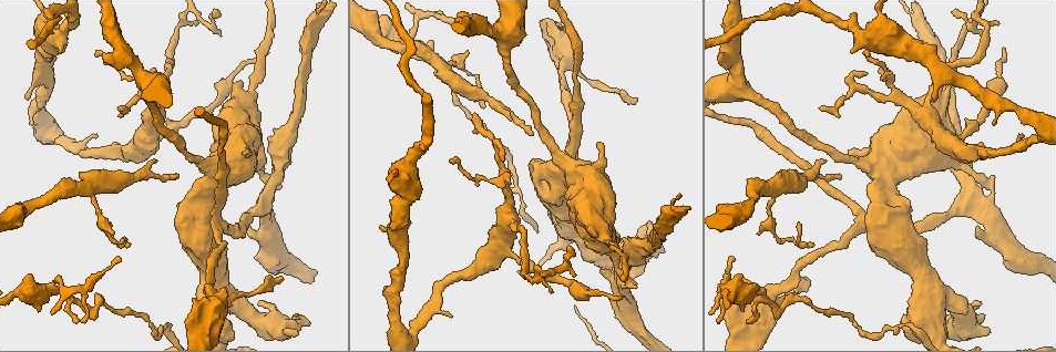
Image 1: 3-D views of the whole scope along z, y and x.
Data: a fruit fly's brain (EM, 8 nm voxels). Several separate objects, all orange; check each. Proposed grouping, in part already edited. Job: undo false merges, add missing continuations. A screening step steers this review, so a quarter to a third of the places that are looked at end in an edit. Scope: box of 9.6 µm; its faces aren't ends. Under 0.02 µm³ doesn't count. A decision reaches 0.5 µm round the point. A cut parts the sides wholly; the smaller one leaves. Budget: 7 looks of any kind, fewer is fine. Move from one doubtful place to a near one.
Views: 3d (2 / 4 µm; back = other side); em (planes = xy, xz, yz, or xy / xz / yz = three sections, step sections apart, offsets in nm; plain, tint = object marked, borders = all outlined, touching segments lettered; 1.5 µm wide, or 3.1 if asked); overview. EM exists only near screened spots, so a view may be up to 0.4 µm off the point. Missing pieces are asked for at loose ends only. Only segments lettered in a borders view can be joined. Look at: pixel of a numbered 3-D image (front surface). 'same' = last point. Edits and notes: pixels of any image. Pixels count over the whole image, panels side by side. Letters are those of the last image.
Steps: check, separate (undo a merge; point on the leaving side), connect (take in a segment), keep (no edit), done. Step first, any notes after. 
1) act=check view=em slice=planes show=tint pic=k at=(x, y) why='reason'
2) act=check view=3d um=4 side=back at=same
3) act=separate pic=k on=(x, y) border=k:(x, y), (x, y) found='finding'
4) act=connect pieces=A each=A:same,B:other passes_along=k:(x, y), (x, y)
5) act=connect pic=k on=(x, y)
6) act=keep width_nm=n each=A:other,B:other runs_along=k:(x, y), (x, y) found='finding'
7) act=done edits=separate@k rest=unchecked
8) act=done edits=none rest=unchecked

act=check view=3d um=4 side=back pic=1 at=(867, 191) why='an open end'

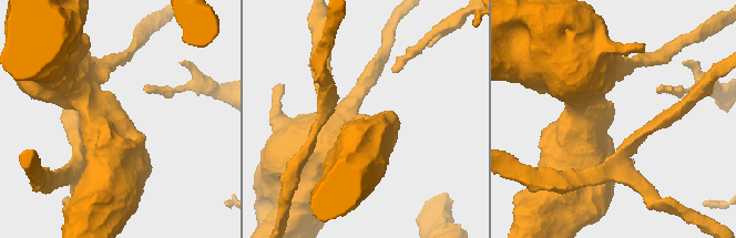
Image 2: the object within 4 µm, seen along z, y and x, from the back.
act=check view=em slice=planes show=borders pic=2 at=(612, 113)

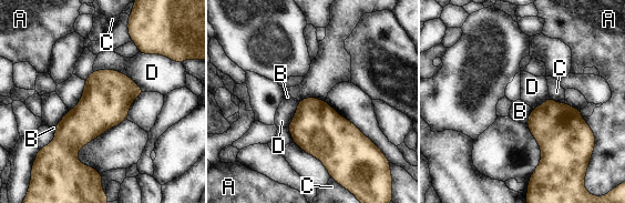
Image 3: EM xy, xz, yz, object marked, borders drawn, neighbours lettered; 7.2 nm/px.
act=keep each=A:other,B:other,C:other,D:other found='none of them fits'

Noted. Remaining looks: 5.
act=check view=3d um=2 pic=1 at=(634, 285) why='branch stops here'

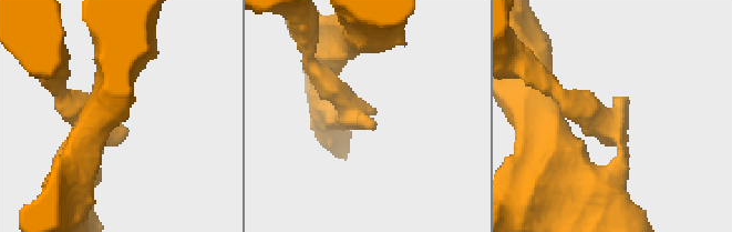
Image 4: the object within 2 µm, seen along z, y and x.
act=check view=em slice=planes show=borders pic=4 at=(615, 98) why='shape alone is not enough'

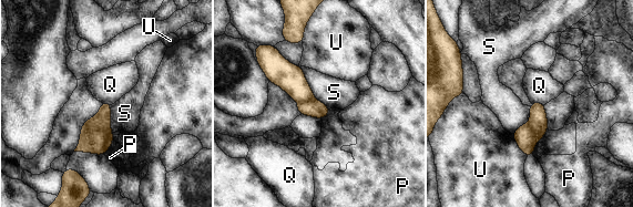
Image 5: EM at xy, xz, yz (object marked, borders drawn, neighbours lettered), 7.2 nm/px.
act=separate pic=5 on=(102, 122) each=P:other,Q:other,S:other,U:other part_leaving=5:(108, 105), (81, 134), (79, 148) found='a second cell is stuck on'

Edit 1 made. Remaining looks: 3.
act=done edits=separate@5 rest=unchecked

